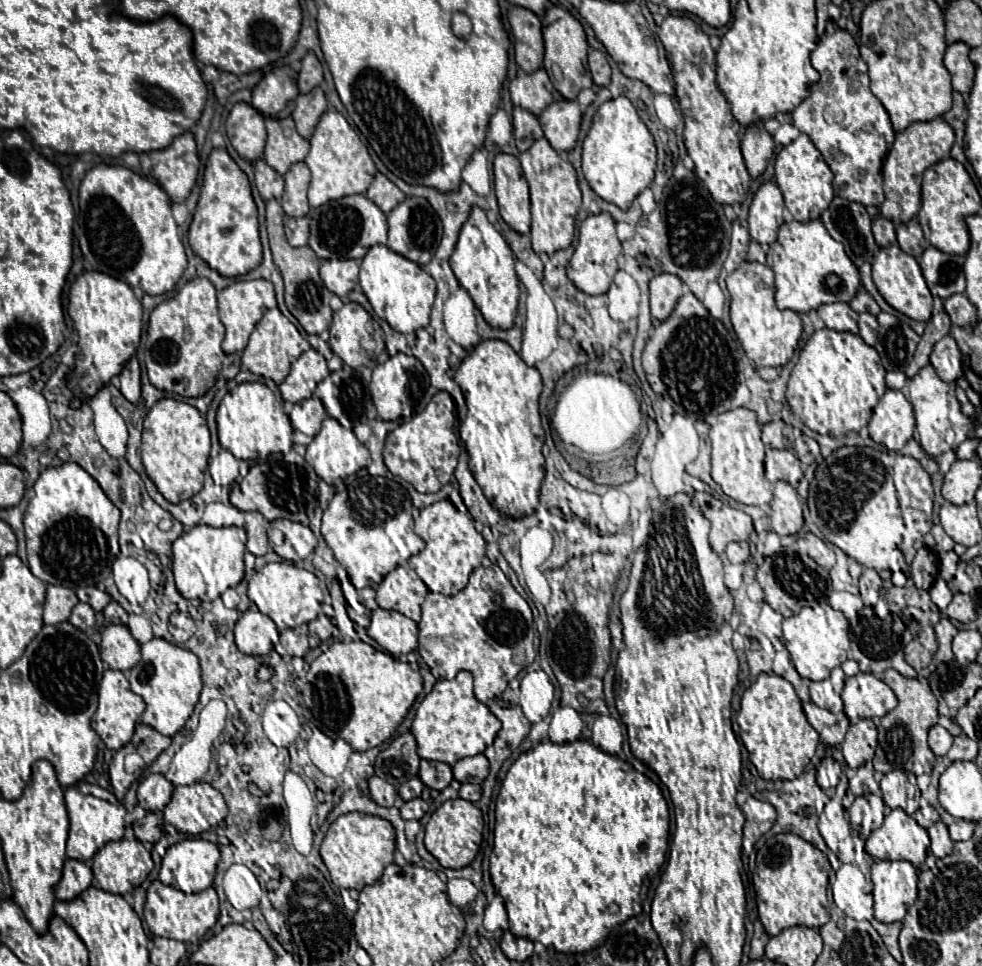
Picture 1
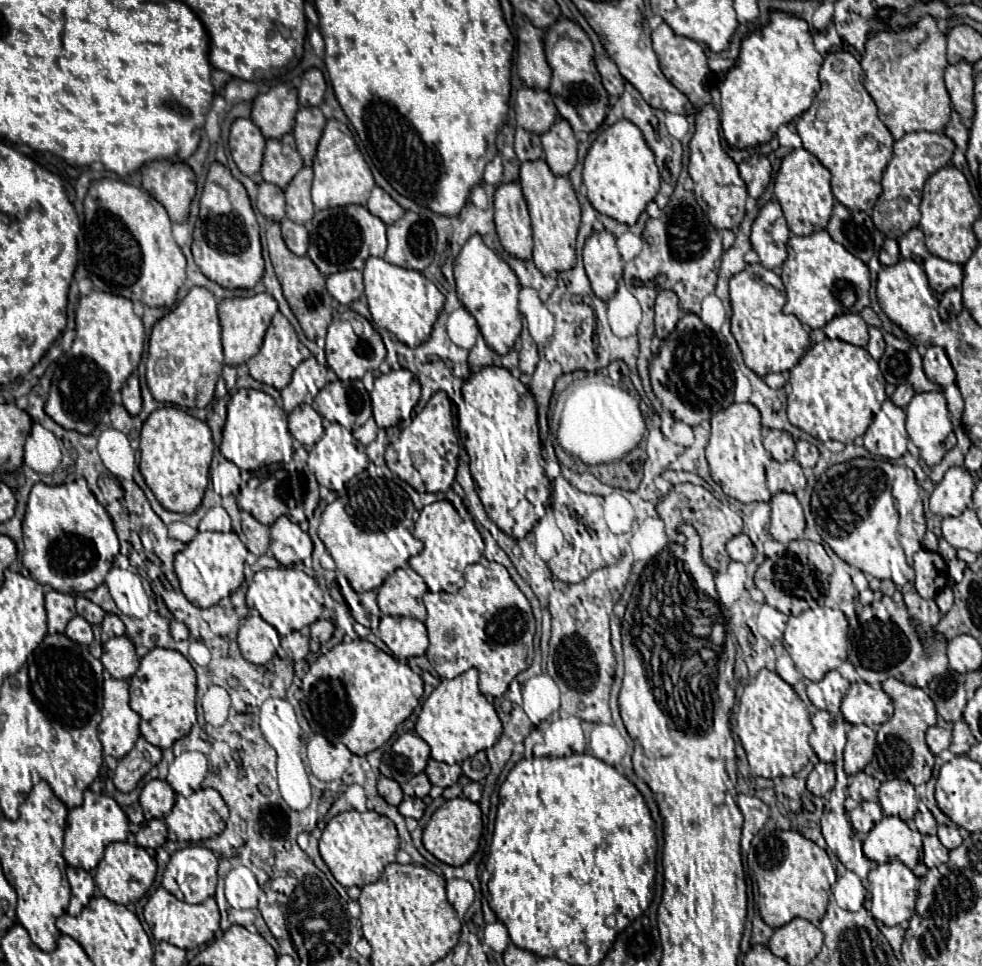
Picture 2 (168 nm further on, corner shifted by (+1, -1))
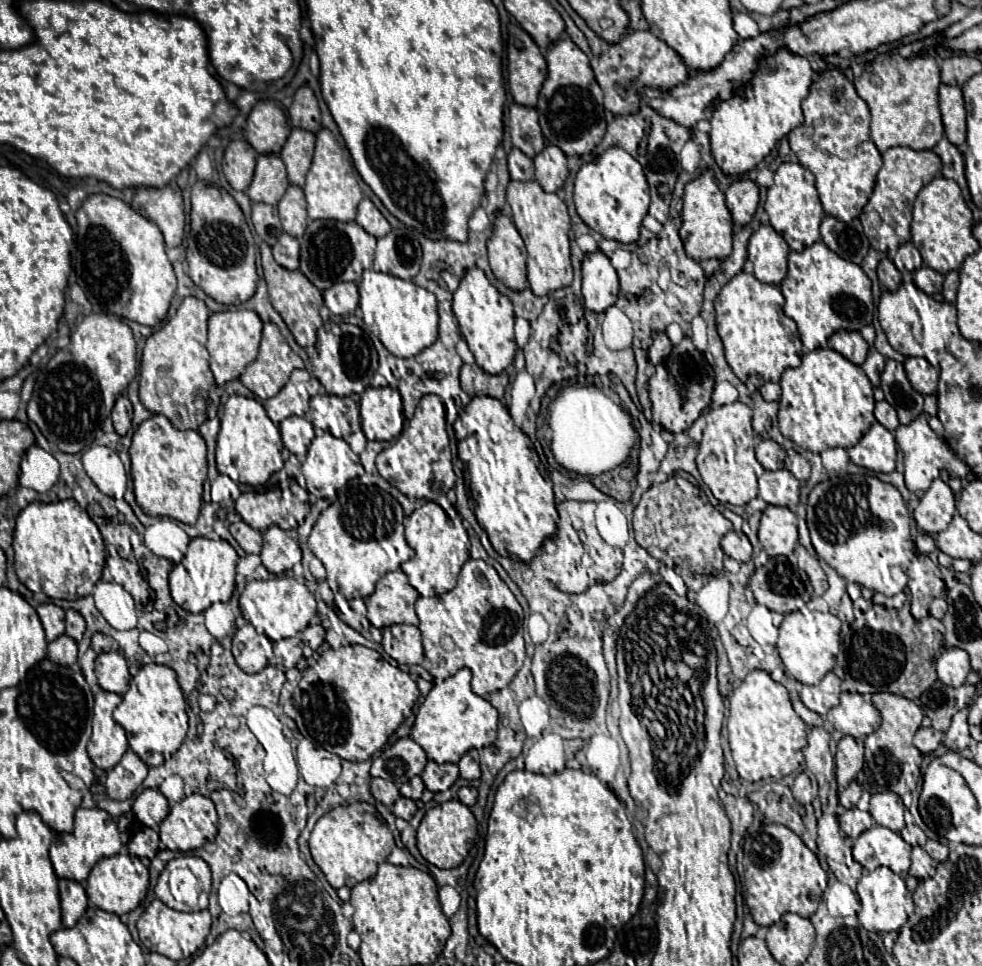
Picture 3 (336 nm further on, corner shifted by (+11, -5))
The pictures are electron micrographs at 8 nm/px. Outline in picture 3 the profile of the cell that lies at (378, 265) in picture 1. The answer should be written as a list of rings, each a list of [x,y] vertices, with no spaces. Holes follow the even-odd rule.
[[[363,271],[363,279],[359,285],[359,307],[363,313],[363,321],[387,347],[389,353],[395,357],[413,357],[427,349],[437,339],[437,299],[427,289],[417,287],[411,281],[397,279],[393,275],[377,273],[377,271]]]

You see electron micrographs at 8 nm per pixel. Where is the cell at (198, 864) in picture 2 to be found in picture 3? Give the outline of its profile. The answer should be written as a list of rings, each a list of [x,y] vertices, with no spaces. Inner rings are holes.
[[[195,855],[171,859],[159,875],[155,895],[175,911],[203,911],[209,905],[211,871]]]

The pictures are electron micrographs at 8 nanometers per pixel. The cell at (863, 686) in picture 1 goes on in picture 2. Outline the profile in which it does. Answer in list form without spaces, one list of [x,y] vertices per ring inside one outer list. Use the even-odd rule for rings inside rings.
[[[855,681],[841,703],[841,713],[853,725],[881,725],[893,715],[893,701],[883,689]]]

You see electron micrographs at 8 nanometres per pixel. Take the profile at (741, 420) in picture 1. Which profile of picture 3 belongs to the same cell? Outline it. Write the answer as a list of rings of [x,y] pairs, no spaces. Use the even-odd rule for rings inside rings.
[[[735,401],[707,413],[707,427],[697,451],[697,467],[707,487],[721,503],[745,505],[757,497],[759,487],[755,469],[760,469],[762,473],[765,470],[756,459],[753,441],[755,433],[751,427],[751,409],[745,403]]]

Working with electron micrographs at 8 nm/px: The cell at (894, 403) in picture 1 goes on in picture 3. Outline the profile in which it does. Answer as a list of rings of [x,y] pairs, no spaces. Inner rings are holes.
[[[879,423],[871,425],[871,429],[861,437],[861,441],[847,453],[849,453],[849,459],[859,467],[865,467],[877,473],[895,471],[895,457],[897,457],[895,437]]]

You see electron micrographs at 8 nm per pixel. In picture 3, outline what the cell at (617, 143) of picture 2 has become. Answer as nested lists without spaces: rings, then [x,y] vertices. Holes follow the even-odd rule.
[[[609,147],[601,157],[583,165],[575,177],[575,207],[583,223],[617,243],[629,245],[639,239],[641,221],[649,209],[649,185],[641,165],[619,147]]]

